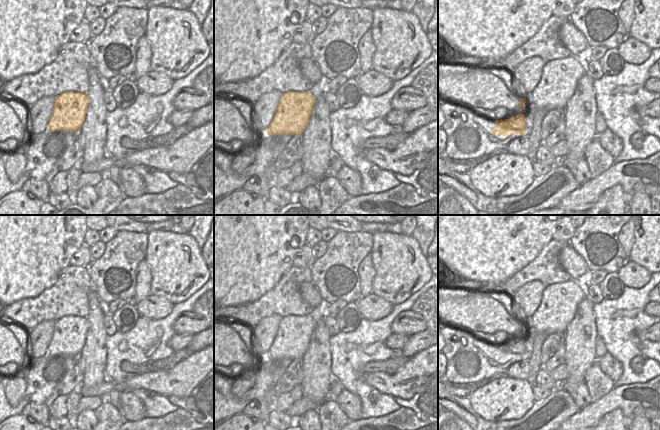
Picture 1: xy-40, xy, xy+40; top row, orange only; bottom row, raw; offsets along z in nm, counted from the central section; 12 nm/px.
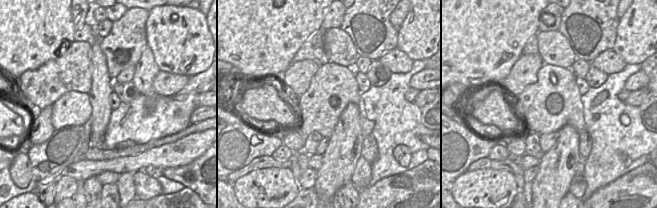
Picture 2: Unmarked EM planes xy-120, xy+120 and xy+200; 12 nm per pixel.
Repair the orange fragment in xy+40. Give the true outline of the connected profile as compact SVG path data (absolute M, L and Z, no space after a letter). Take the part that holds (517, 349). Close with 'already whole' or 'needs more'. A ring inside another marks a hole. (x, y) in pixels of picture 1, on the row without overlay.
M576 280L566 283L556 283L545 287L542 300L533 315L520 322L519 338L515 342L495 344L496 351L491 359L507 360L520 358L524 366L529 365L529 356L533 350L534 339L537 336L548 336L564 332L572 321L577 307L581 304L578 298L578 289L570 292L577 284Z | needs more

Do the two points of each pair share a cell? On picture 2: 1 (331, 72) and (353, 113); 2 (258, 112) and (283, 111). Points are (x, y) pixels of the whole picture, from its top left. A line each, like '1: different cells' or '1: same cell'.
1: different cells
2: same cell

